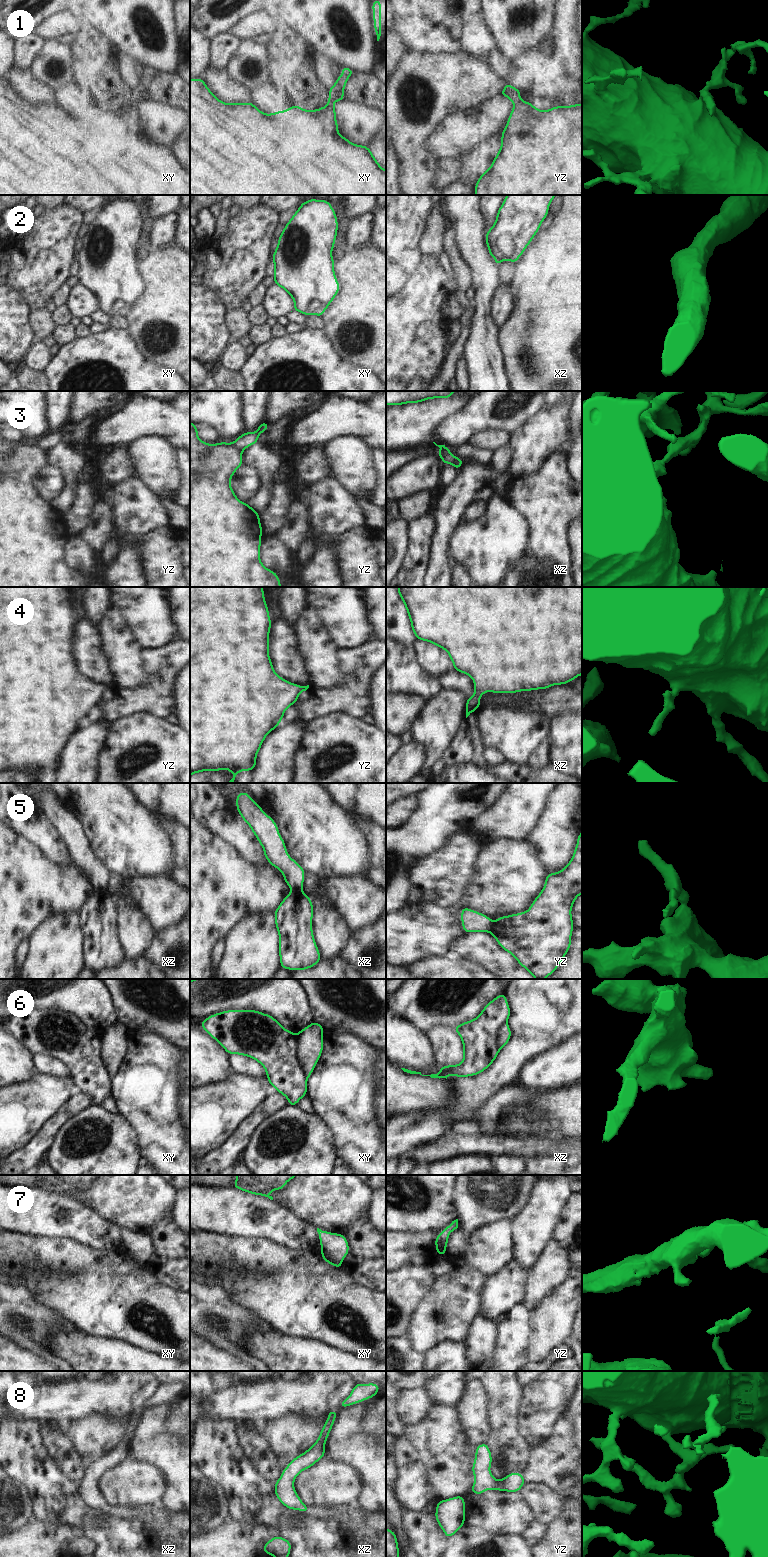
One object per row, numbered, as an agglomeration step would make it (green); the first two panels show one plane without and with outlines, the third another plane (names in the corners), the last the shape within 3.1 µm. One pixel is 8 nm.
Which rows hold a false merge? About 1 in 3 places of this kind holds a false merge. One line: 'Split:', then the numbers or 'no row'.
Split: 2, 5, 6

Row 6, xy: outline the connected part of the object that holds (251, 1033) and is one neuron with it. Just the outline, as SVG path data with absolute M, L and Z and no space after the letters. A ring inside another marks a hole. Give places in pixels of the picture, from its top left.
M226 1010L202 1020L201 1027L229 1055L248 1056L261 1064L269 1085L288 1099L288 1105L297 1105L307 1095L307 1078L297 1059L297 1034L285 1029L270 1014L257 1010Z

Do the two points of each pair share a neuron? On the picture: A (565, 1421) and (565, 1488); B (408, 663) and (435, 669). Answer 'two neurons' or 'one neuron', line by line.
A: one neuron
B: two neurons

